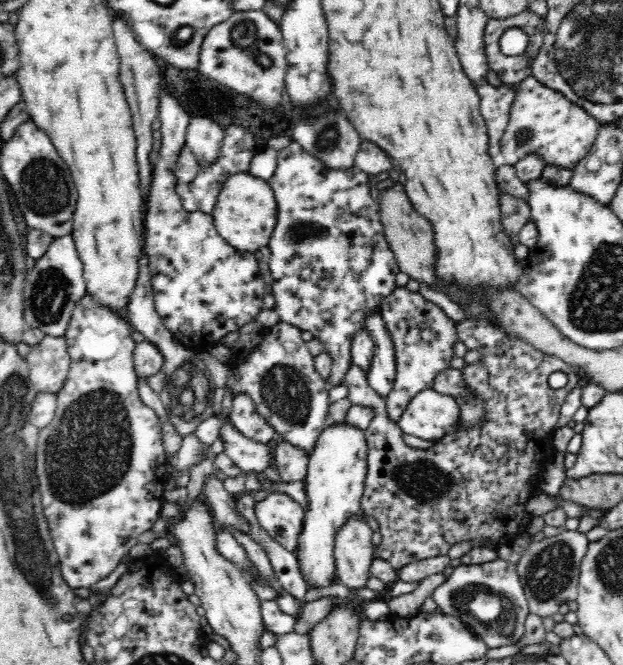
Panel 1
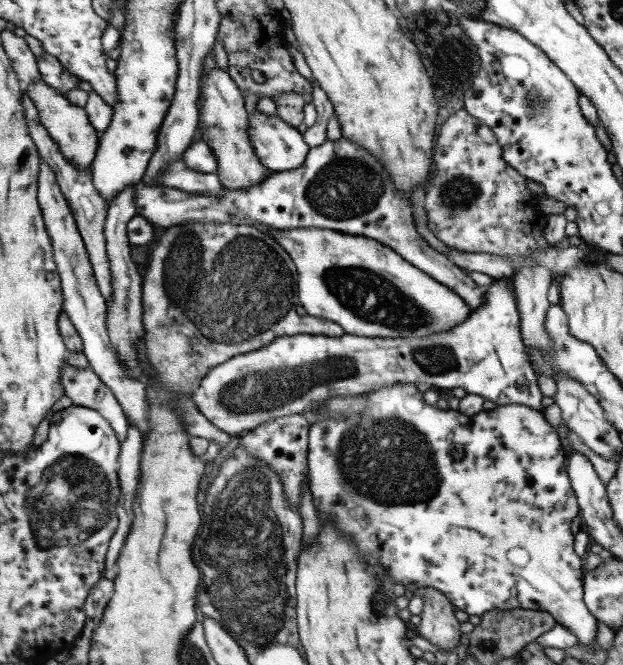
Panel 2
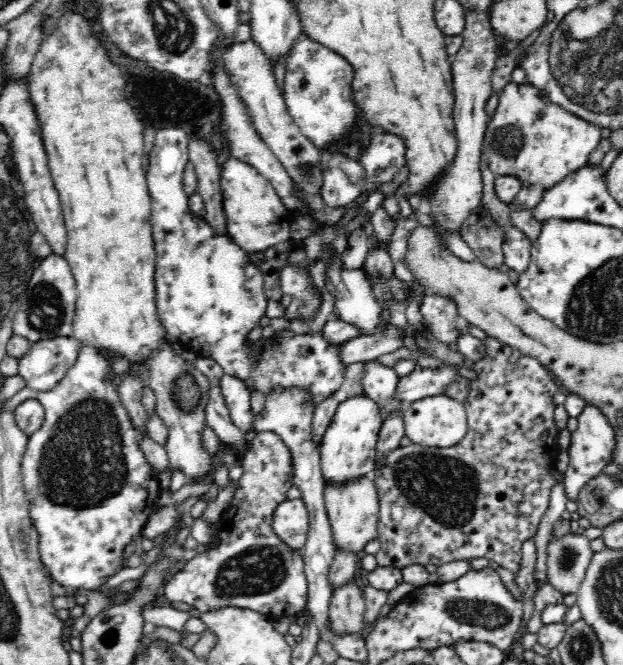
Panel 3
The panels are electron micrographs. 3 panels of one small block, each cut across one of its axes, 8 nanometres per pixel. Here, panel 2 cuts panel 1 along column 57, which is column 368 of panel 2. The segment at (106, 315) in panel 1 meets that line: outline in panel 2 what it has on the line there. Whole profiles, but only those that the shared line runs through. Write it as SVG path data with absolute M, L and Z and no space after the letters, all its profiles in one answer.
M393 384L393 386L387 386L387 388L379 388L373 392L365 392L363 399L367 399L367 408L363 410L363 414L359 416L349 416L345 420L341 418L325 418L325 420L315 420L313 424L309 424L309 432L307 434L307 452L306 452L306 464L308 473L308 484L311 492L311 499L315 507L316 512L320 512L320 516L330 524L330 526L336 526L338 532L345 533L349 537L353 537L354 544L358 547L360 552L364 554L372 554L372 556L378 556L380 566L385 568L387 575L393 577L393 581L401 582L403 585L407 585L409 582L416 582L417 588L423 586L431 586L440 593L443 593L449 602L455 609L462 610L468 616L481 617L487 610L515 610L515 608L523 608L523 610L538 610L548 612L553 616L555 623L561 624L564 628L567 628L572 634L577 637L578 644L583 646L591 646L595 639L596 634L596 621L590 614L589 610L585 606L582 599L582 575L583 575L583 561L579 556L574 554L572 543L573 535L570 532L571 519L579 516L578 505L573 490L570 486L567 472L565 470L565 453L561 448L561 440L559 440L558 434L555 429L545 420L543 413L539 409L532 409L519 403L511 403L508 405L495 405L493 409L488 411L481 410L473 416L465 416L457 410L453 409L439 409L435 405L431 406L423 402L423 394L415 388L413 384Z

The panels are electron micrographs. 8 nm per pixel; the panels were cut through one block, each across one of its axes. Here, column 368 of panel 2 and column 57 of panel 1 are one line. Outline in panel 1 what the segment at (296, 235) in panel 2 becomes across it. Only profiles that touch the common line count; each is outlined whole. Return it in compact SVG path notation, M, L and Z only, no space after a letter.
M71 234L55 238L46 254L32 261L24 287L26 327L38 328L51 337L64 337L78 301L86 295L82 261Z

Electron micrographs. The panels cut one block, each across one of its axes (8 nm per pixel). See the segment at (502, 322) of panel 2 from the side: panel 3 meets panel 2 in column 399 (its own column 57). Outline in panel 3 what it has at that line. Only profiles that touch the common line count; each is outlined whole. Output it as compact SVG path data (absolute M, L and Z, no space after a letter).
M58 337L32 343L30 350L18 359L18 375L33 391L52 390L74 366L81 344L72 337Z

